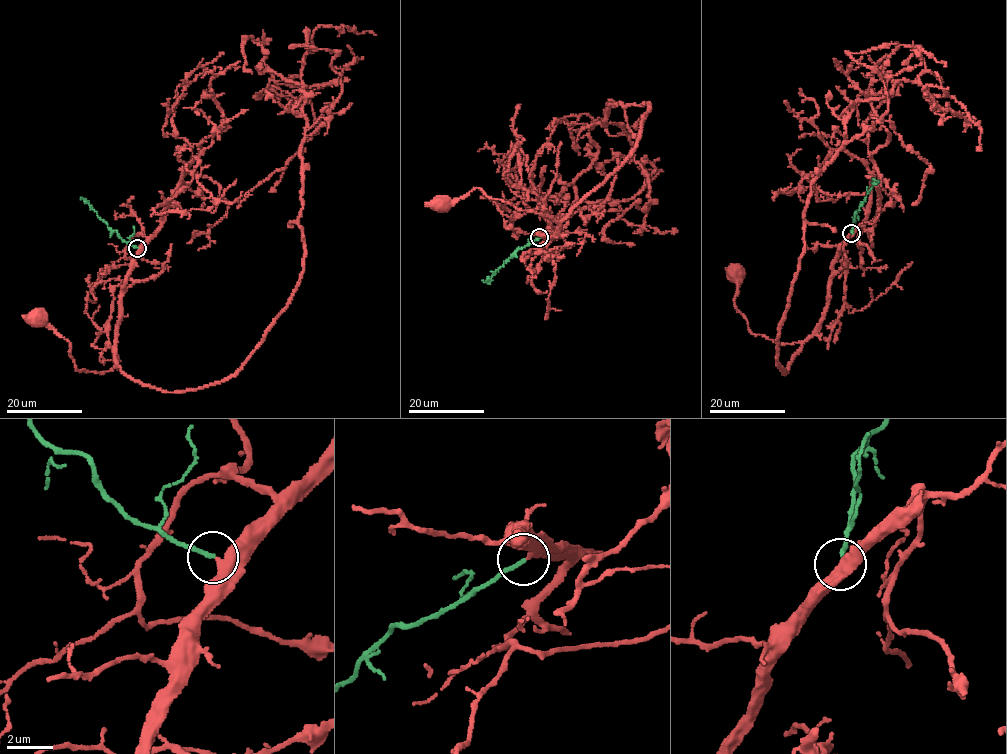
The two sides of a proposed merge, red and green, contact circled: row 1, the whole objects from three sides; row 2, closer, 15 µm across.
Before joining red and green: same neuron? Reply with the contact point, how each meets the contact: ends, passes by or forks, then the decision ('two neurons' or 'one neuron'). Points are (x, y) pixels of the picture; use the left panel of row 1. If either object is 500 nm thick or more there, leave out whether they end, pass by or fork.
at (137, 248); one neuron

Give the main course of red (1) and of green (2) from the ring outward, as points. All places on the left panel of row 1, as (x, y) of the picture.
1: (137, 248), (121, 300), (113, 368), (100, 373), (78, 371), (69, 342), (40, 318)
2: (137, 248), (111, 229), (86, 200)

